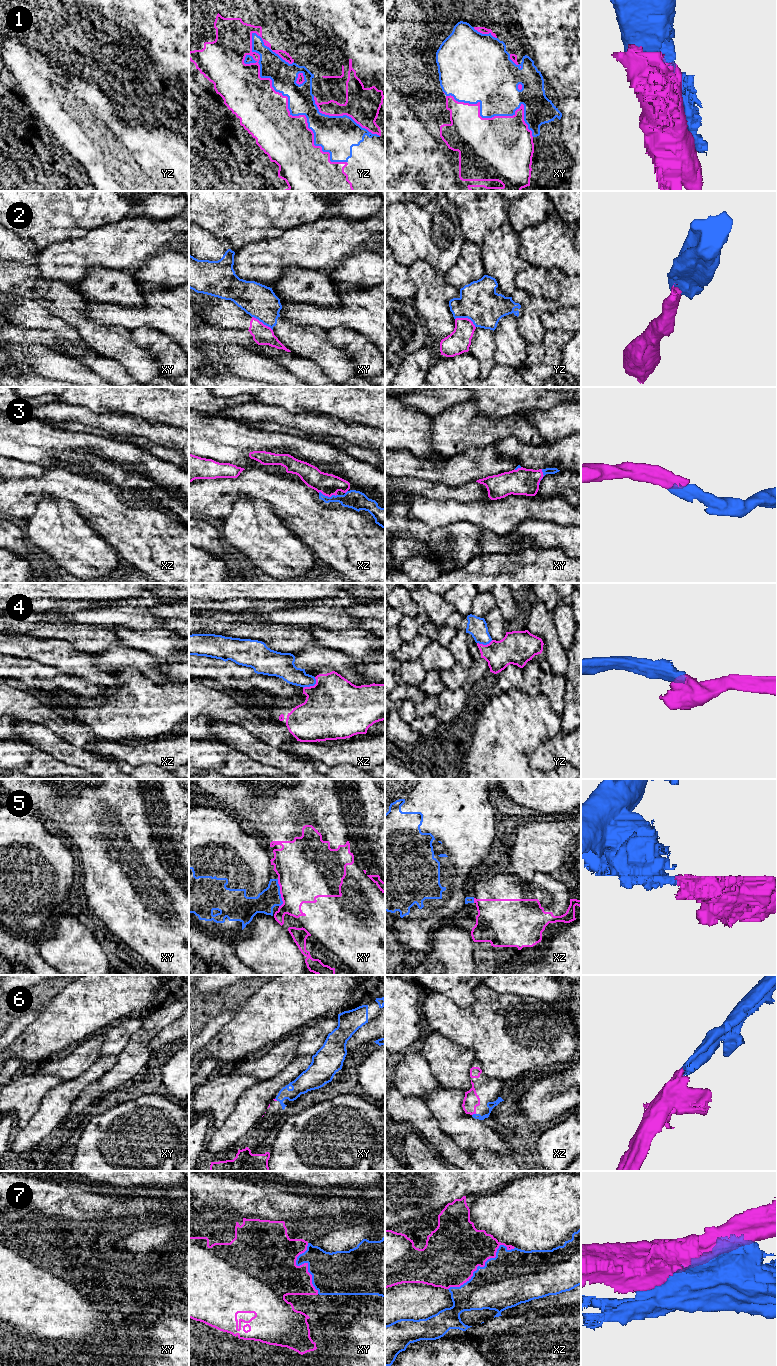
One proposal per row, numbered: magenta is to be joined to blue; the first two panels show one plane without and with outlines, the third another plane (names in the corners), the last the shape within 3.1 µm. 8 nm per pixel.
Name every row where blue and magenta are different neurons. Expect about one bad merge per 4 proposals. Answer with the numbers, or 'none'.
2, 4, 5, 7

